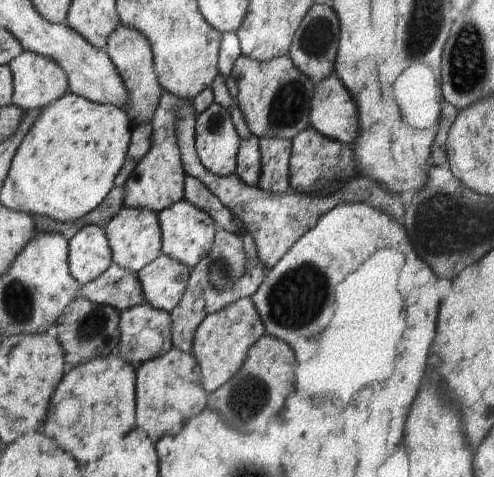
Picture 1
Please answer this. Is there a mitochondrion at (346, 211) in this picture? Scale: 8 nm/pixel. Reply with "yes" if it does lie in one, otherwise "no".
no

